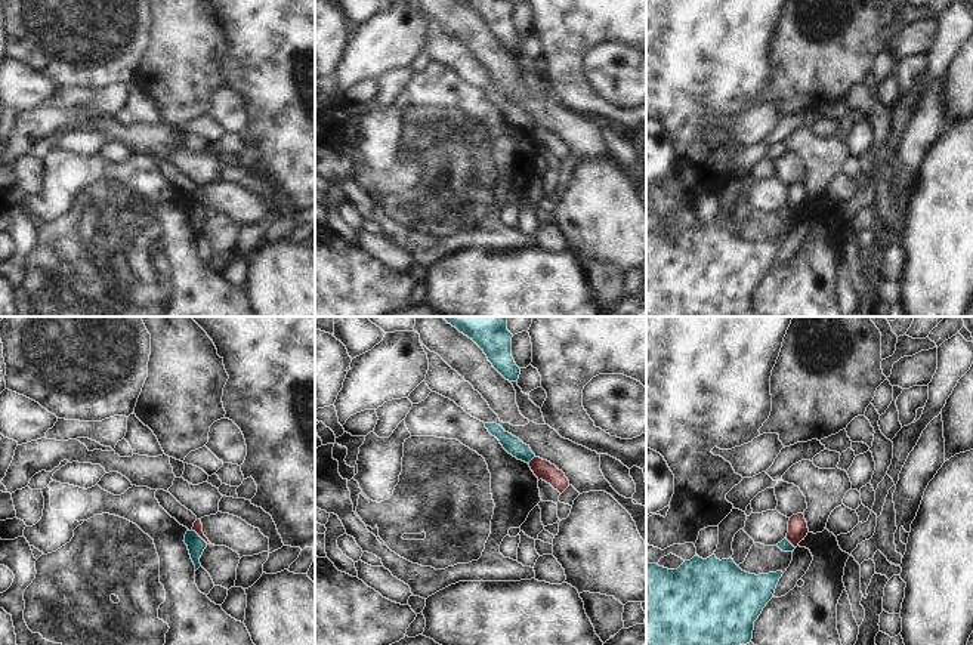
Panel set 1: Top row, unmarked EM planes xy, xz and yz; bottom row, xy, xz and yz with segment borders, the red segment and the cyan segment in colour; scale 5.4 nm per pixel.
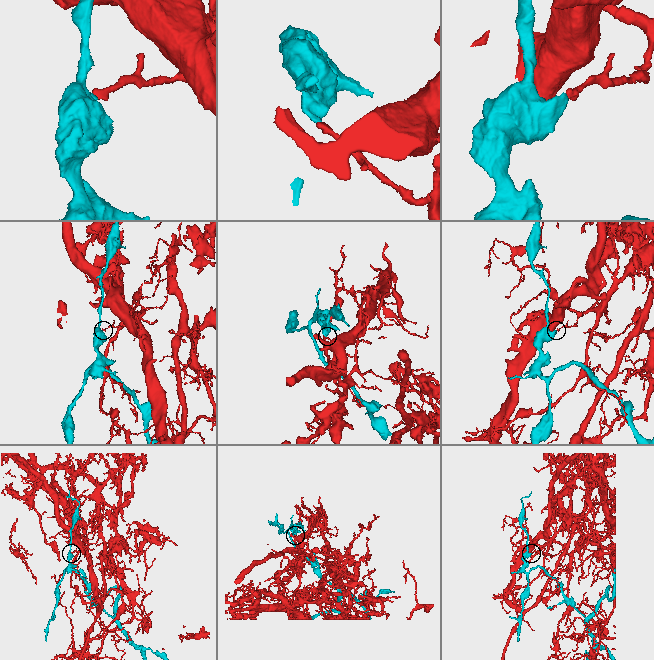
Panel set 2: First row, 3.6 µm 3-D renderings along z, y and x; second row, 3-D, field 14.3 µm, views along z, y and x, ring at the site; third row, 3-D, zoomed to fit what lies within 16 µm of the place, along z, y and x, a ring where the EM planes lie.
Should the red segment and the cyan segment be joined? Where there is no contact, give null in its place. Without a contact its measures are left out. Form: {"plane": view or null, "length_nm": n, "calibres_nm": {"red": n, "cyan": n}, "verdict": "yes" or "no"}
{"plane": "xy", "length_nm": 120, "calibres_nm": {"red": 50, "cyan": 100}, "verdict": "no"}

